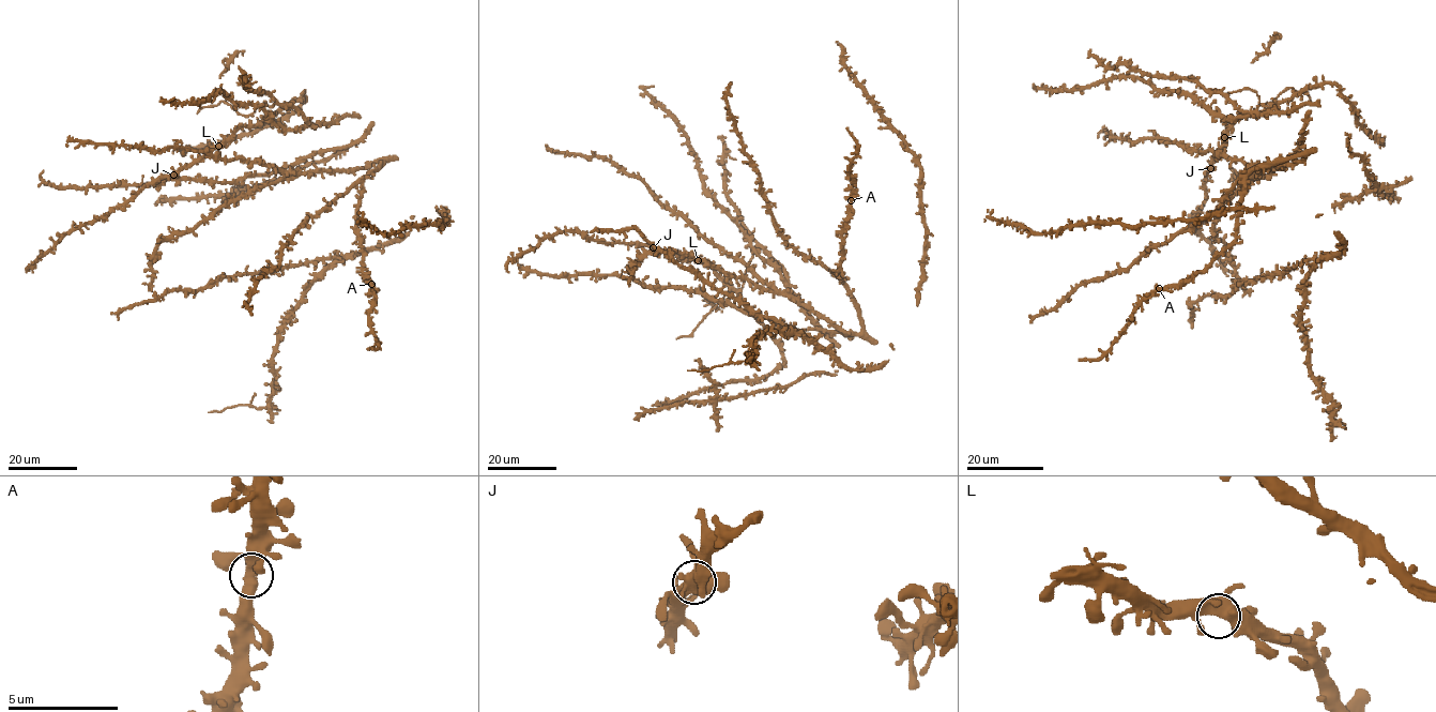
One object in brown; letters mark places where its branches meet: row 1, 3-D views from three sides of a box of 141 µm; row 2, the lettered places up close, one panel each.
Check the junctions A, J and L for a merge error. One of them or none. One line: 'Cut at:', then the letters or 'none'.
Cut at: none

